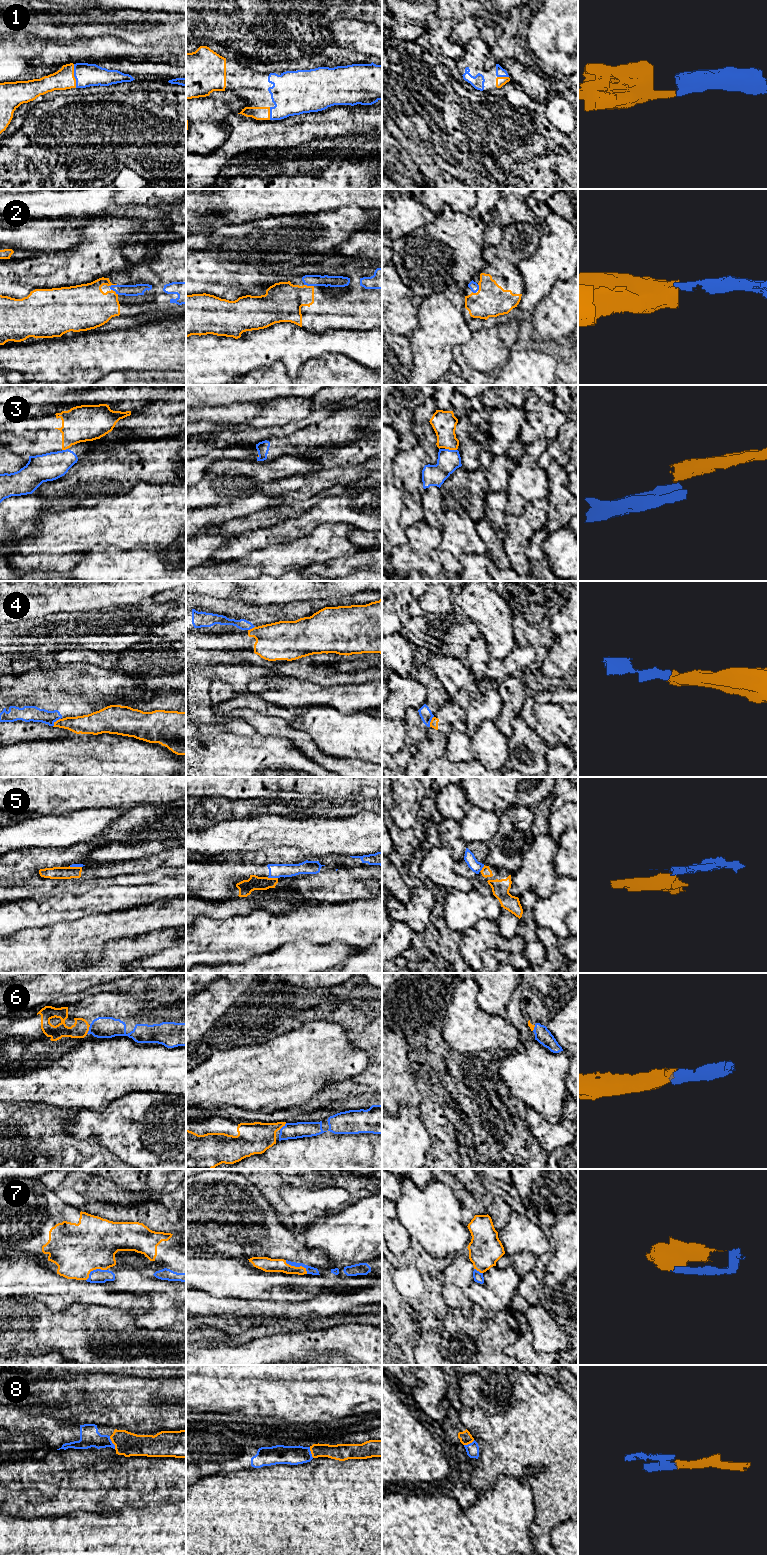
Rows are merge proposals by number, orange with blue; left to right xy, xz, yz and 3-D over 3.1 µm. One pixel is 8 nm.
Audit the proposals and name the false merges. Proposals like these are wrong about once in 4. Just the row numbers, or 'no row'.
3, 4, 5

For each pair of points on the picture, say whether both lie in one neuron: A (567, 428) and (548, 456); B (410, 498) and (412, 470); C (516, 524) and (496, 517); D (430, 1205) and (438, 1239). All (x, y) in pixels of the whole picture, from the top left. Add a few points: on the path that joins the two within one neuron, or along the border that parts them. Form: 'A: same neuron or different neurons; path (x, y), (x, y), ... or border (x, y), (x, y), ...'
A: same neuron; path (567, 435), (555, 449)
B: same neuron; path (412, 491), (412, 477)
C: different neurons; border (507, 515), (505, 518), (506, 533), (502, 537)
D: same neuron; path (430, 1213), (438, 1231)

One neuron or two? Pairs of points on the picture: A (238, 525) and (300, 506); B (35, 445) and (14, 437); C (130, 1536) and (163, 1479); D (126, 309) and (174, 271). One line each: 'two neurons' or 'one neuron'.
A: one neuron
B: one neuron
C: two neurons
D: one neuron

